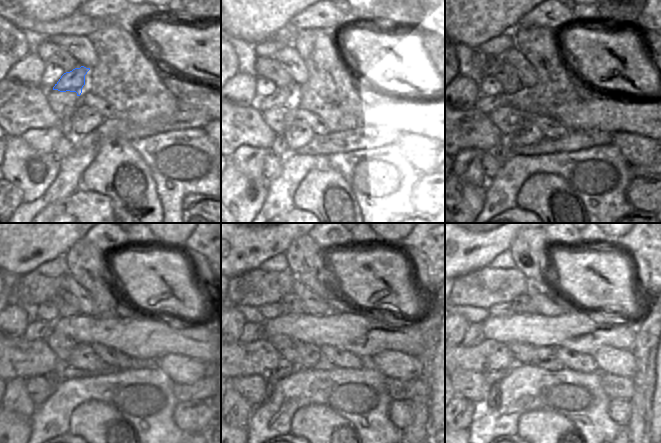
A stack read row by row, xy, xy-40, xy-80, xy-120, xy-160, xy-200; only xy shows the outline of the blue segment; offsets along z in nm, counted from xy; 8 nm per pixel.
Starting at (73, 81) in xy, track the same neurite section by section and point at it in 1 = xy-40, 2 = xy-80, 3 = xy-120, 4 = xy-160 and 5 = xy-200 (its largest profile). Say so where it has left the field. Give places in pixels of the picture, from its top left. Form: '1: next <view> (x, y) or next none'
1: next xy-40 (282, 96)
2: next xy-80 (486, 104)
3: next xy-120 (38, 330)
4: next xy-160 (251, 332)
5: next xy-200 (473, 336)

